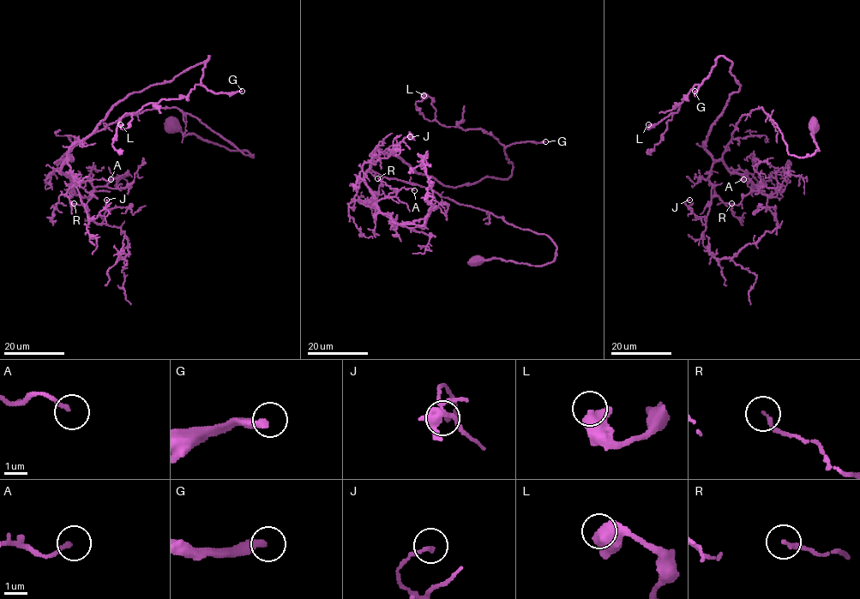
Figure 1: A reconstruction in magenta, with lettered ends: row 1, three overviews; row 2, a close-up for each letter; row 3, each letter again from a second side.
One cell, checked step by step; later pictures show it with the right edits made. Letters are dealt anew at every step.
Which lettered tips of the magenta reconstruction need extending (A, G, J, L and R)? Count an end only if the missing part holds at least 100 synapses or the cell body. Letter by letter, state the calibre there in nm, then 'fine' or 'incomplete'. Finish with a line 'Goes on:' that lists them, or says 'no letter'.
A: 170 nm thick; fine
G: 360 nm thick; incomplete
J: 140 nm thick; fine
L: 400 nm thick; fine
R: 160 nm thick; fine
Goes on: G

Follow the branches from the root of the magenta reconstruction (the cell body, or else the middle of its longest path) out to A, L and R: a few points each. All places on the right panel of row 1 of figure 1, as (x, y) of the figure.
A: (814, 124), (819, 150), (799, 158), (761, 107), (743, 114), (723, 154), (727, 168), (743, 179)
L: (814, 124), (819, 150), (799, 158), (753, 109), (715, 160), (703, 144), (740, 87), (722, 56), (648, 124)
R: (814, 124), (819, 150), (799, 158), (761, 107), (743, 114), (723, 161), (754, 186), (731, 203)

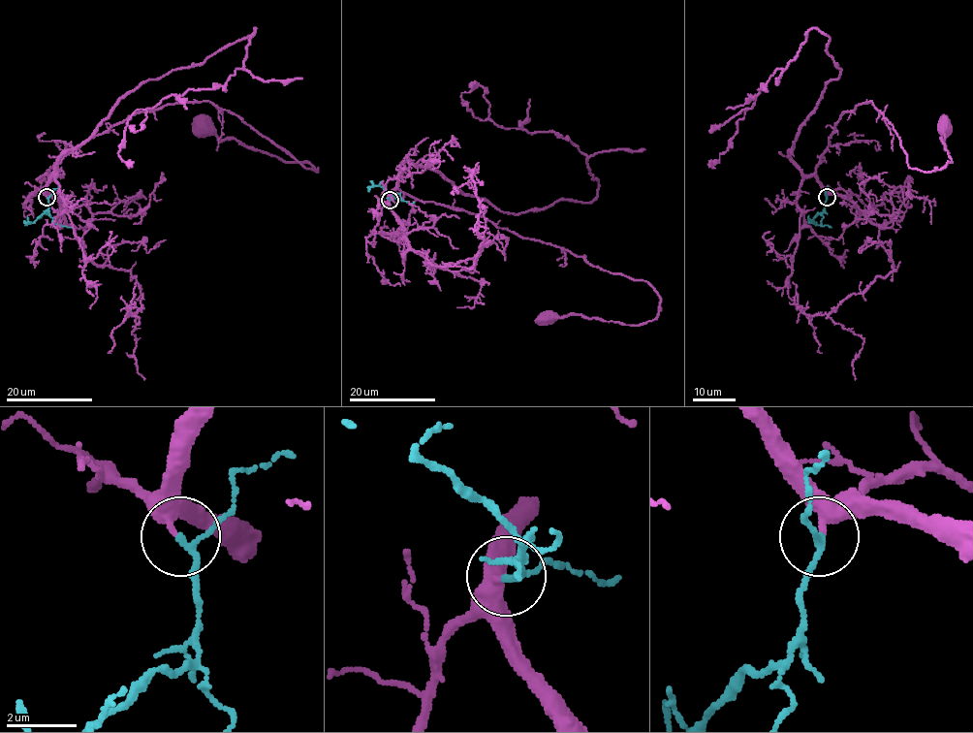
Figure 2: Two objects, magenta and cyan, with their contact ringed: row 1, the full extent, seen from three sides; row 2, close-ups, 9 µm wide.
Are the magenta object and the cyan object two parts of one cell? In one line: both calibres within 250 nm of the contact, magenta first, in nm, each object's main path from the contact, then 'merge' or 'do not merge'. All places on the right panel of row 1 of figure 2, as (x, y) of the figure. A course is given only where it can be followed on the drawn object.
240 nm thick on the magenta side, 150 nm on the other; magenta runs (827, 197), (816, 168), (843, 113), (871, 101), (907, 165), (925, 173), (952, 162), (945, 125); cyan runs (827, 197), (821, 222), (823, 226), (829, 227); merge

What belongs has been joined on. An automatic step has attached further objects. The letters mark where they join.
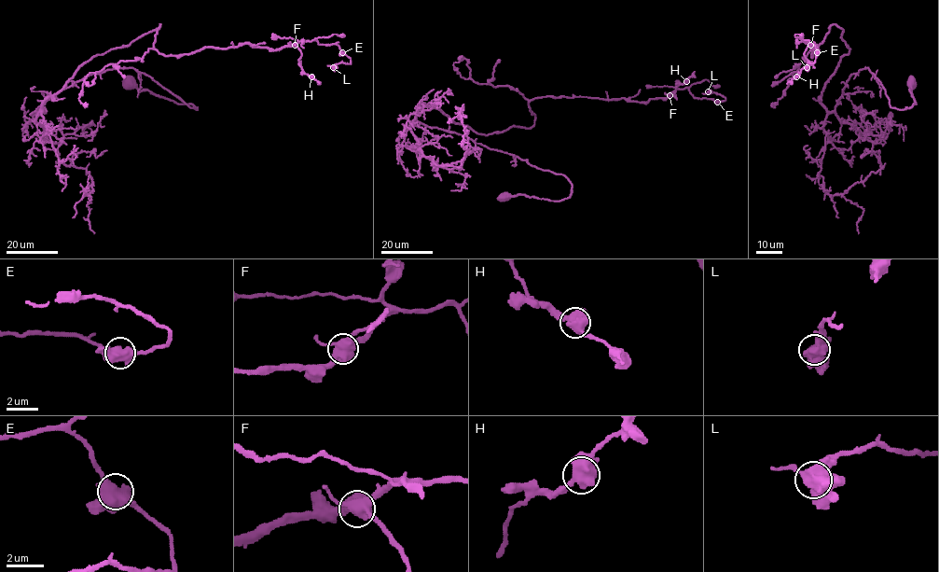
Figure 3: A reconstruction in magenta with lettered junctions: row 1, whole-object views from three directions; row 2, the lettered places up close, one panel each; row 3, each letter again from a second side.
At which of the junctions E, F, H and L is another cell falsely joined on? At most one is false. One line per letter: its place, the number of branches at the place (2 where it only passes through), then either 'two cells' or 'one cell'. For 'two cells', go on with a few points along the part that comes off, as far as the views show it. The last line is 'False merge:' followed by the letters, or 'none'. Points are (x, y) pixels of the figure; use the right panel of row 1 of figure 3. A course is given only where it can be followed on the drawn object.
E: at (817, 52); 4 branches meet; one cell
F: at (810, 45); 4 branches meet; one cell
H: at (796, 76); 3 branches meet; one cell
L: at (807, 67); 3 branches meet; one cell
False merge: none

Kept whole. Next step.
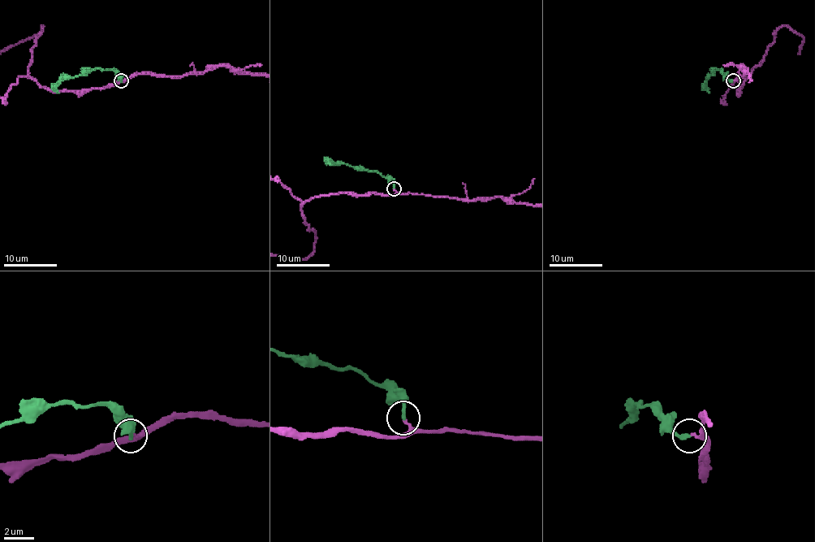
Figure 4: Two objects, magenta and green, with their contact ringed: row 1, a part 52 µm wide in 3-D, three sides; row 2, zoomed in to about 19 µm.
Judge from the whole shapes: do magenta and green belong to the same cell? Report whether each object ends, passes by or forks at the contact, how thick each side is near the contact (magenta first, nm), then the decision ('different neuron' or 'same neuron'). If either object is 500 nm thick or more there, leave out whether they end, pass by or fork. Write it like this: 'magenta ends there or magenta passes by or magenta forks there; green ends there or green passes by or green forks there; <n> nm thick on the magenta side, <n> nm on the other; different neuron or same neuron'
magenta passes by; green ends there; 170 nm thick on the magenta side, 260 nm on the other; same neuron

